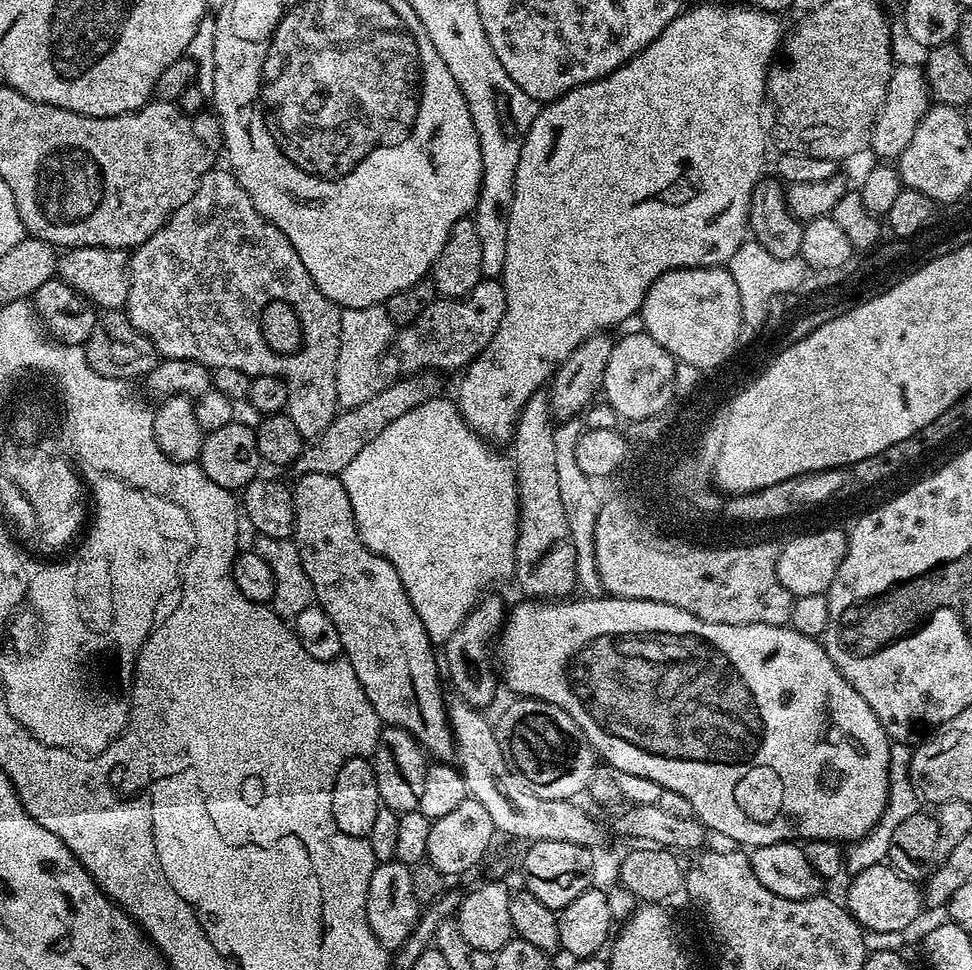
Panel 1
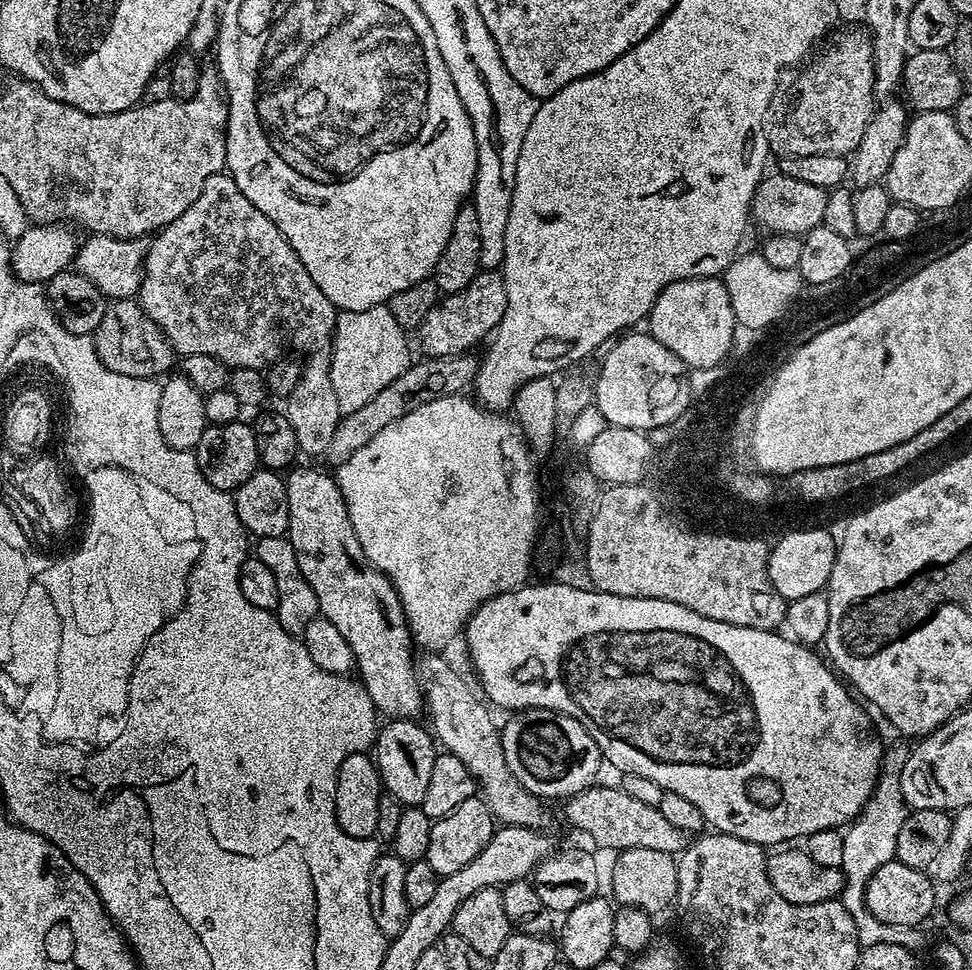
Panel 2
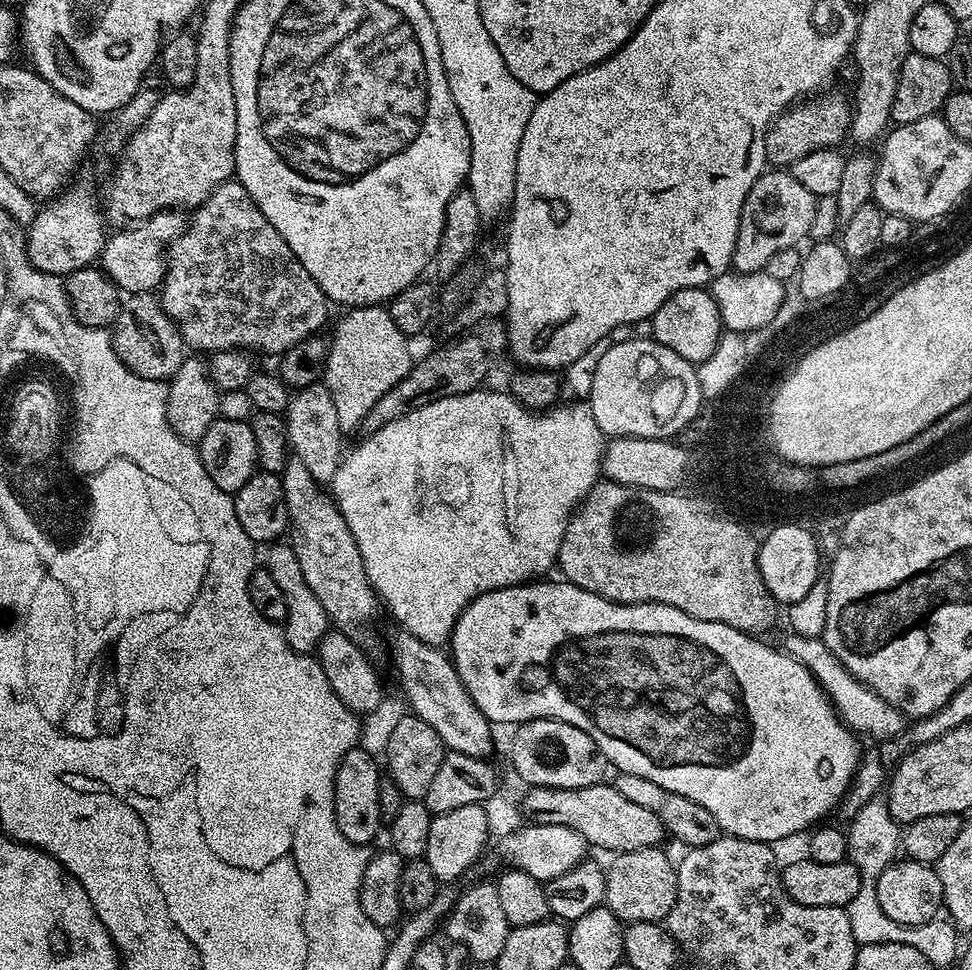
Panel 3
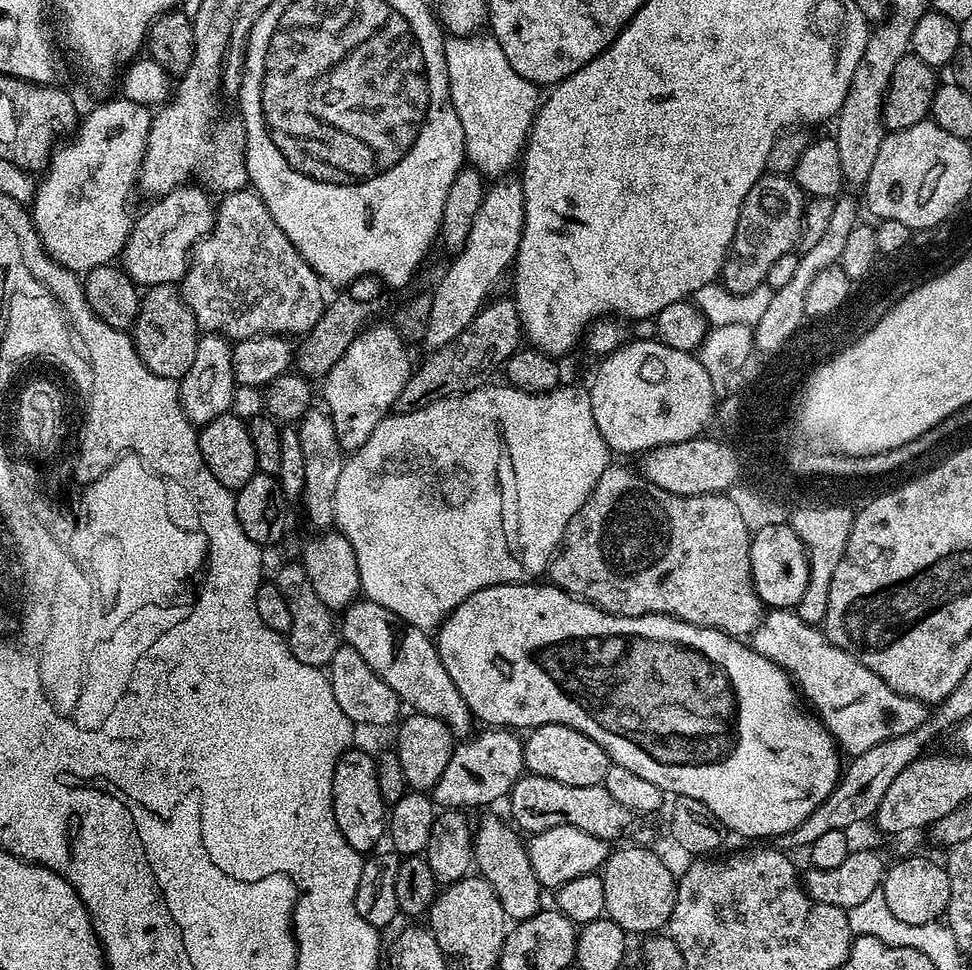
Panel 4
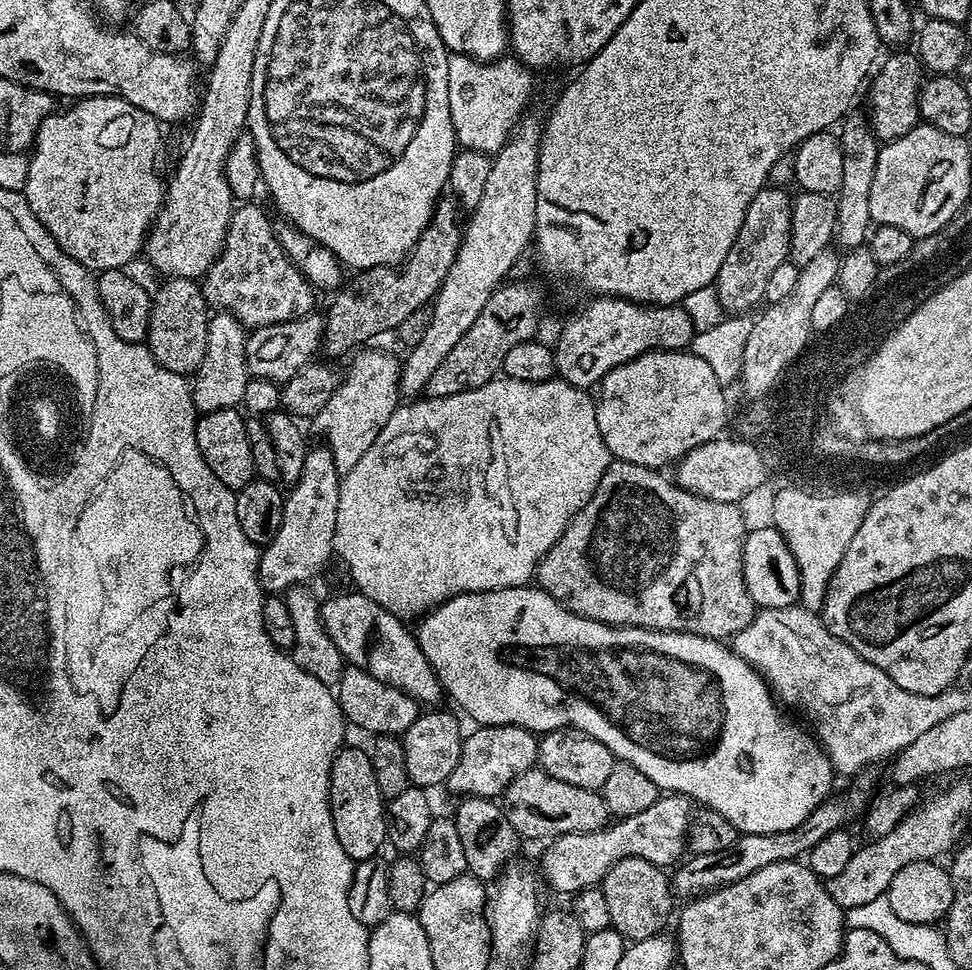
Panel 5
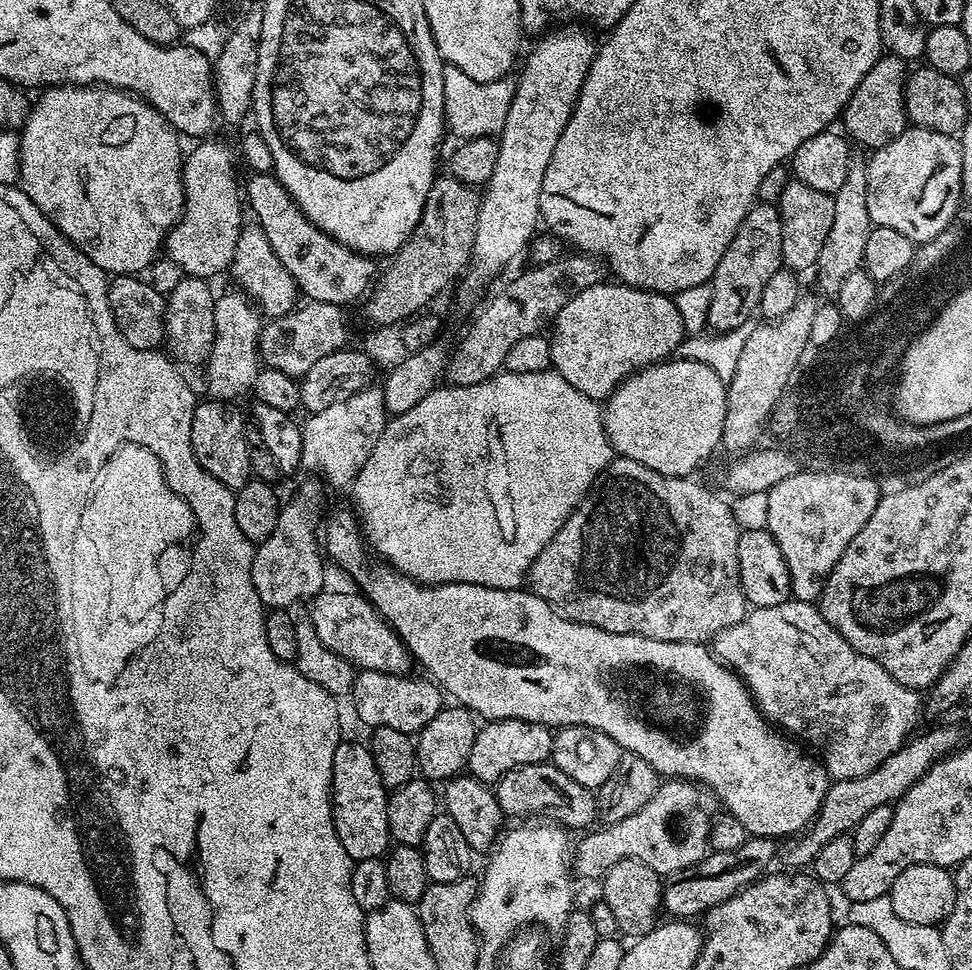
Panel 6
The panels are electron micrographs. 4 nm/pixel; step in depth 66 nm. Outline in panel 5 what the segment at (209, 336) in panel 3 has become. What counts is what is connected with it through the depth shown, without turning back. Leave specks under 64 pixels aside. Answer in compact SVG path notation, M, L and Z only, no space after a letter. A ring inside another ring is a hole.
M256 202L241 203L233 211L224 248L203 275L202 289L209 309L228 312L248 330L309 315L317 296L311 282L282 250L273 221L268 221Z

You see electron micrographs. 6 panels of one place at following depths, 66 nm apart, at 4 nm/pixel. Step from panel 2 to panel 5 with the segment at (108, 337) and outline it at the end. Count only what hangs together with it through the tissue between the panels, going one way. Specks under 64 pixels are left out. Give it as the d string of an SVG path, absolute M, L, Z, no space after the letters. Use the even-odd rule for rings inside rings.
M174 277L165 279L163 283L152 296L146 347L166 370L191 377L202 366L202 358L206 358L210 309L204 291L195 279Z

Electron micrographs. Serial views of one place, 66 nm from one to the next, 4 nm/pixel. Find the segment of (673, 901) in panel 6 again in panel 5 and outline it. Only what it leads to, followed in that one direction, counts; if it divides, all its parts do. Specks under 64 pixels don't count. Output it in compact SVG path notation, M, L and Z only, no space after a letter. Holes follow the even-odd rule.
M868 770L859 773L852 782L856 784L850 785L841 796L829 795L808 815L806 822L802 822L794 830L782 830L774 834L740 834L737 835L734 846L726 846L726 850L717 850L715 854L693 855L688 858L692 860L685 859L675 869L677 872L671 873L673 893L677 897L684 896L683 898L703 896L705 892L713 892L722 886L738 882L738 878L746 878L746 874L754 874L754 870L760 870L762 866L770 866L770 862L800 860L811 848L818 846L818 842L822 842L826 834L851 825L851 820L859 821L863 817L870 803L868 791L872 788L872 774Z

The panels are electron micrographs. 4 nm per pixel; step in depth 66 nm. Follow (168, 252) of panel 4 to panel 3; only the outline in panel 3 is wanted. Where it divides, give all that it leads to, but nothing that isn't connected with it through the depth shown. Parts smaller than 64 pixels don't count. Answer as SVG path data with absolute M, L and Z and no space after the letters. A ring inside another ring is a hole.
M180 210L159 212L135 226L121 227L105 239L99 267L116 283L121 293L156 292L164 283L168 248L184 233L185 227L186 216Z

